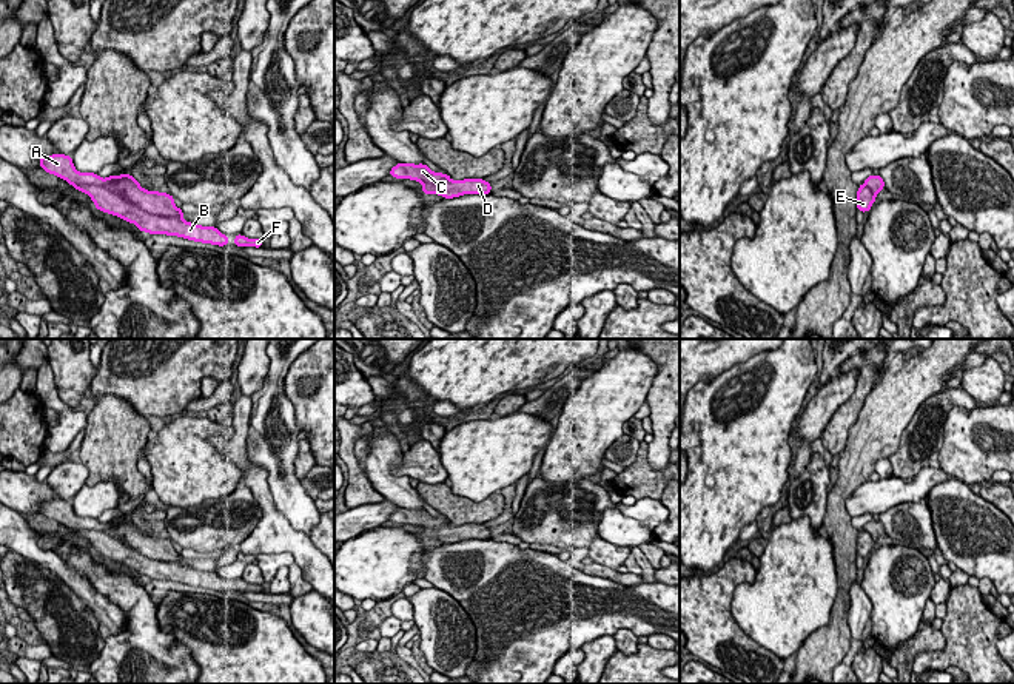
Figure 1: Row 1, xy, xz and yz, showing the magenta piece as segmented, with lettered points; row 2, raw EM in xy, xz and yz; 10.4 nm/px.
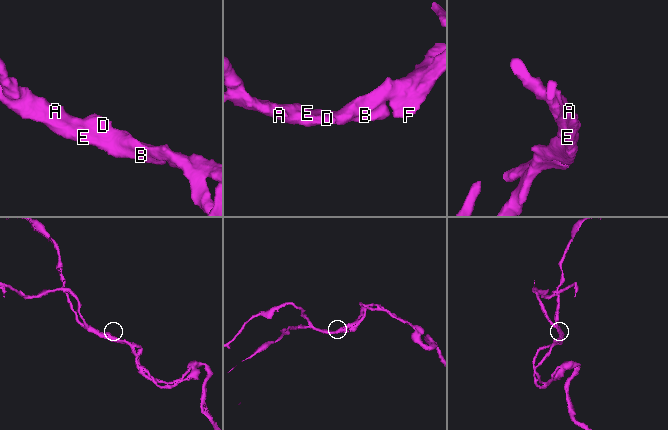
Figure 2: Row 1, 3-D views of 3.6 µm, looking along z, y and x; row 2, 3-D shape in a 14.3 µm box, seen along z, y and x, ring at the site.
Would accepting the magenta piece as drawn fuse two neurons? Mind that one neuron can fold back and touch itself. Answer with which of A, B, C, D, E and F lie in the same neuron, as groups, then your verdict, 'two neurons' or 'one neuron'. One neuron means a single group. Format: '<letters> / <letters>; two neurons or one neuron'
A B C D E F; one neuron

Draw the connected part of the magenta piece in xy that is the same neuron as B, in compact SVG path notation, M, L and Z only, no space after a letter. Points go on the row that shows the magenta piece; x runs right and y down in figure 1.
M65 154L43 156L39 163L46 173L88 194L97 210L137 225L139 231L219 246L228 245L227 234L216 226L186 222L171 194L143 189L129 174L102 179L94 173L80 173L74 168L72 157Z

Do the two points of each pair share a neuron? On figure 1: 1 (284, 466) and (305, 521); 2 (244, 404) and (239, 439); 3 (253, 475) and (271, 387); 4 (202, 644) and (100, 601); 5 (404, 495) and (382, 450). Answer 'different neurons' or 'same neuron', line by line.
1: same neuron
2: same neuron
3: different neurons
4: different neurons
5: same neuron

